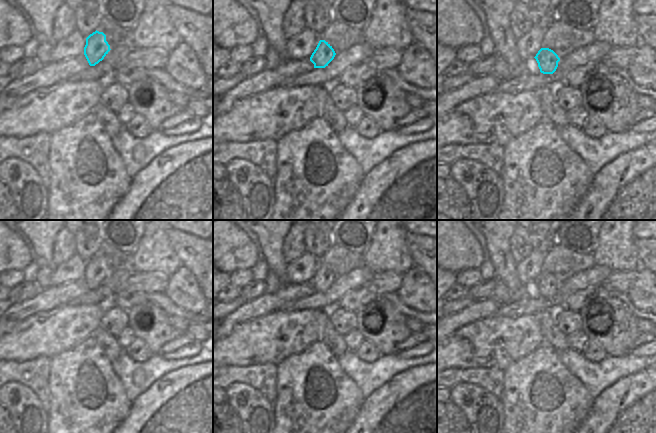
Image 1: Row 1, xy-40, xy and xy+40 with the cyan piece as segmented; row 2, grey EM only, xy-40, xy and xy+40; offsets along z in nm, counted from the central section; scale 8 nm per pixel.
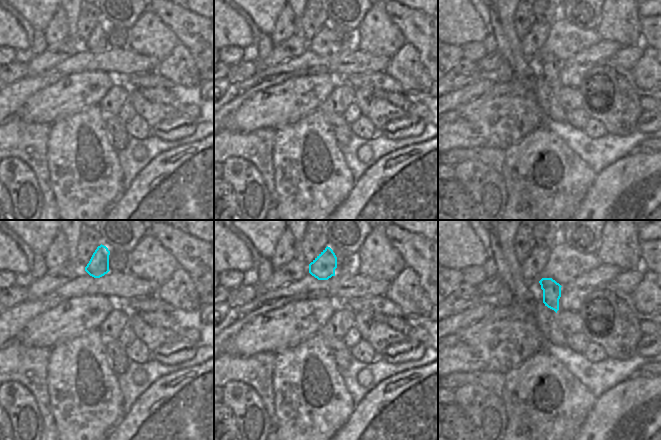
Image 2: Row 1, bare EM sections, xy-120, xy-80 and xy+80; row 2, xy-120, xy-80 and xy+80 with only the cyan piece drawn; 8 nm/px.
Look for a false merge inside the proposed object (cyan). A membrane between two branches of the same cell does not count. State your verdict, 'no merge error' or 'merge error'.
no merge error

